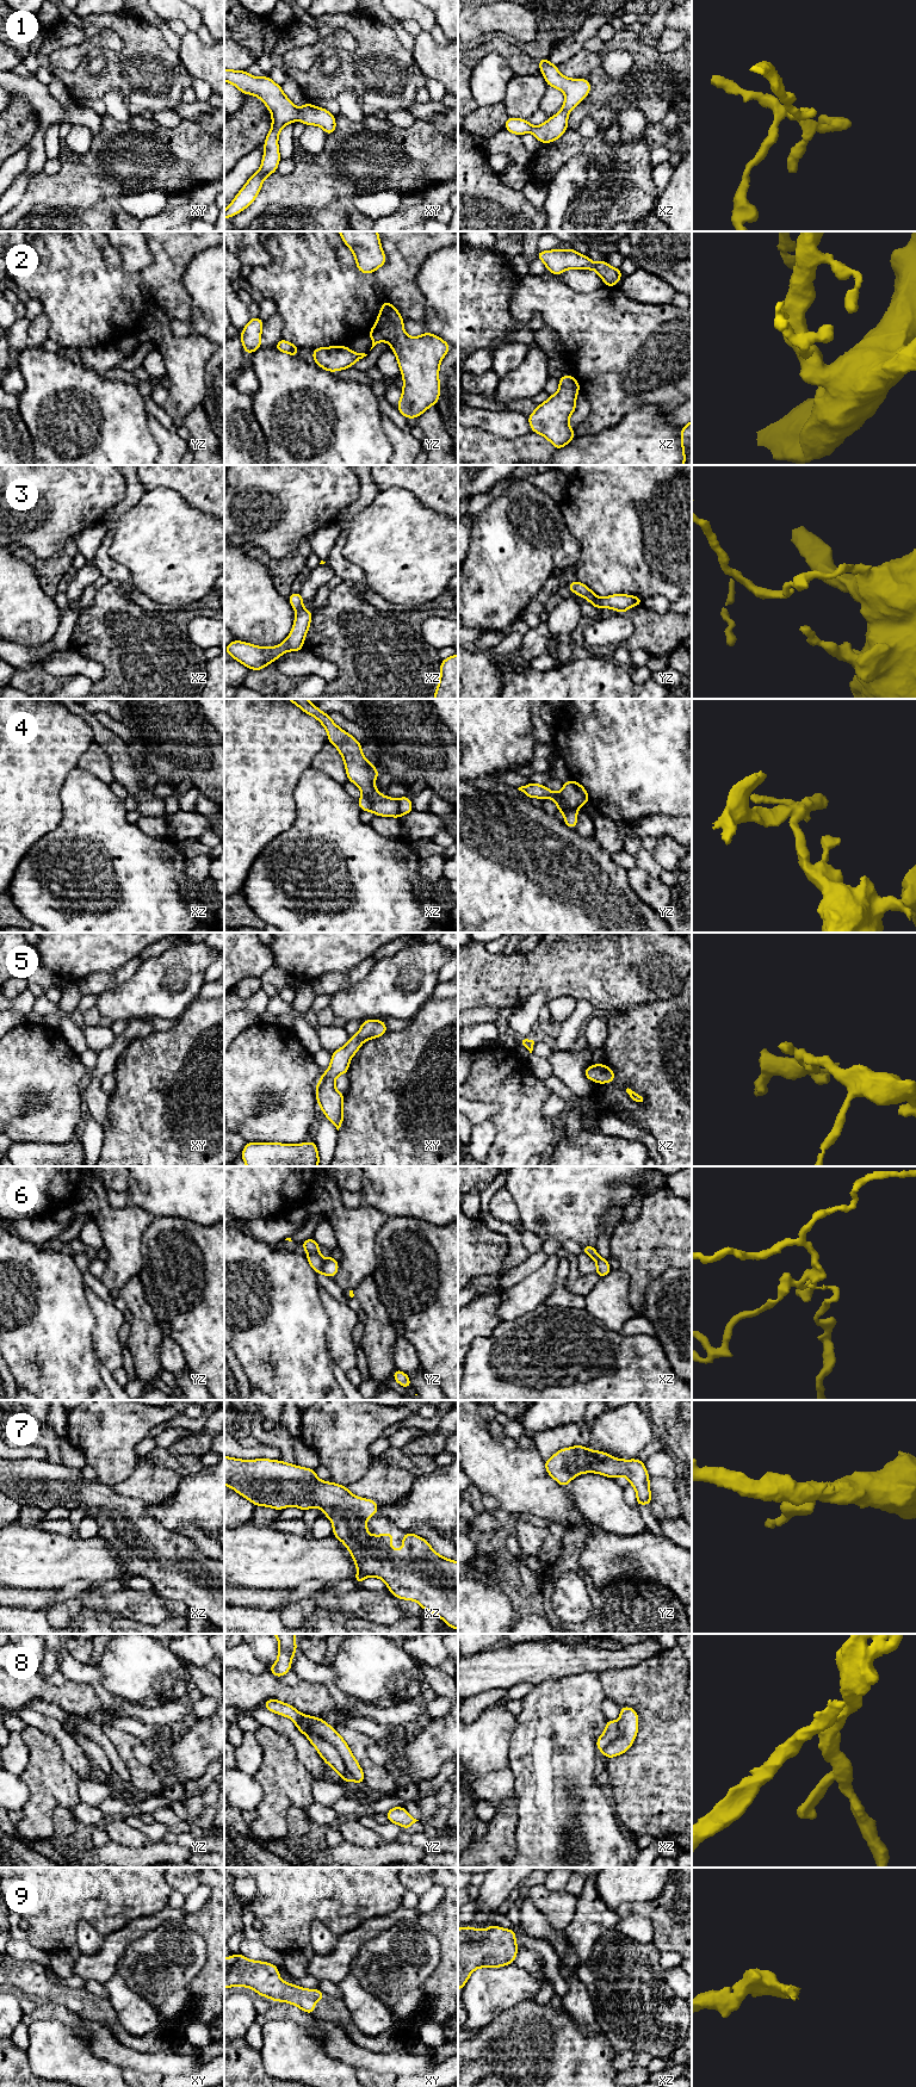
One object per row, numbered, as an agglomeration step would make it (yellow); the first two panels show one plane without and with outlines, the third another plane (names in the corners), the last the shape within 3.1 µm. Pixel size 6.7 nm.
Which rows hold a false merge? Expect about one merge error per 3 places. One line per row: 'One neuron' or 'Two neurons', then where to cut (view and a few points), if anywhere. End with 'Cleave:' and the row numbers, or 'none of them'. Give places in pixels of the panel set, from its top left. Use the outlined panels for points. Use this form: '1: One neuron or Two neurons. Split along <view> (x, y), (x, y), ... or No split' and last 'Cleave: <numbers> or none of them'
1: One neuron. No split
2: One neuron. No split
3: One neuron. No split
4: Two neurons. Split along yz (558, 793), (565, 809), (576, 810)
5: One neuron. No split
6: One neuron. No split
7: One neuron. No split
8: Two neurons. Split along yz (308, 1731), (320, 1735), (336, 1750), (351, 1779)
9: One neuron. No split
Cleave: 4, 8

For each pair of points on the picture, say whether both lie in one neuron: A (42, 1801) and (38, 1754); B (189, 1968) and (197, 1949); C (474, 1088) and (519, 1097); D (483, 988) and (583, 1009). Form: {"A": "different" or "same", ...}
{"A": "same", "B": "same", "C": "same", "D": "different"}

